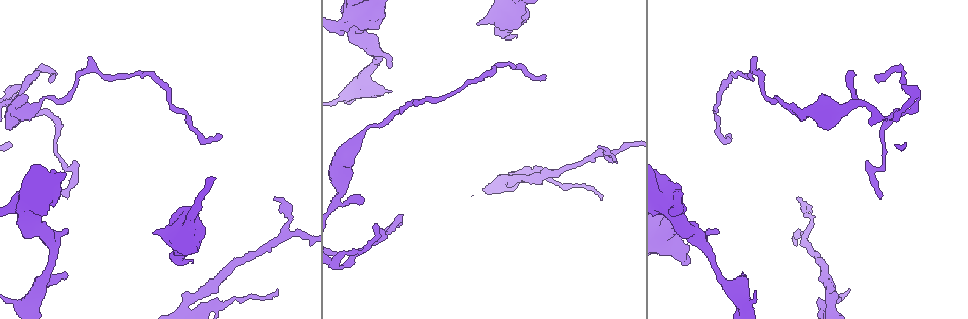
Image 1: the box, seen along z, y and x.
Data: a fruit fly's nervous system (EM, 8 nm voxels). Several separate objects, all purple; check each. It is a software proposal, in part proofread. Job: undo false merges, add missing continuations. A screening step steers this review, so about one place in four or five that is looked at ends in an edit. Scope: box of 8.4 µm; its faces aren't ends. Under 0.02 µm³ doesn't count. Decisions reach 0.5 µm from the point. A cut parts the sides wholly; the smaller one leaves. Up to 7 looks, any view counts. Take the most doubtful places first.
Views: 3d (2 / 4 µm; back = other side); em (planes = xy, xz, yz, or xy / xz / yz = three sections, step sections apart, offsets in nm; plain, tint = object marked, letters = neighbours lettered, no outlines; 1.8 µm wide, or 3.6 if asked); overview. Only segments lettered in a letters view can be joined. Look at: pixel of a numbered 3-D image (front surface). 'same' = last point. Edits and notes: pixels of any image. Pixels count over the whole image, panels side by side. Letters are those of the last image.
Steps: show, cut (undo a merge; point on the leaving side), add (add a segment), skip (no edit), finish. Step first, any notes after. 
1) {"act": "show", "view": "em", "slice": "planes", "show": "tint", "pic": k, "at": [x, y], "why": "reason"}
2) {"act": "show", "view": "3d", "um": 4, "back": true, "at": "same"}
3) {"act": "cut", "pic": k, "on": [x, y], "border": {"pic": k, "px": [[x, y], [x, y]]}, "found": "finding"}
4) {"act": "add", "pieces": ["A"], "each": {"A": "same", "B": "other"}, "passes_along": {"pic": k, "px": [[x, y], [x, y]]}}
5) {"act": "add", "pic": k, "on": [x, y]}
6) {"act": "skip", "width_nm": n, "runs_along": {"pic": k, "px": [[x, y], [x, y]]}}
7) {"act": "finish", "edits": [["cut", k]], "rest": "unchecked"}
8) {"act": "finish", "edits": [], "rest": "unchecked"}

{"act": "show", "view": "em", "slice": "yz", "step": 4, "show": "letters", "pic": 1, "at": [514, 37], "why": "branch stops here"}

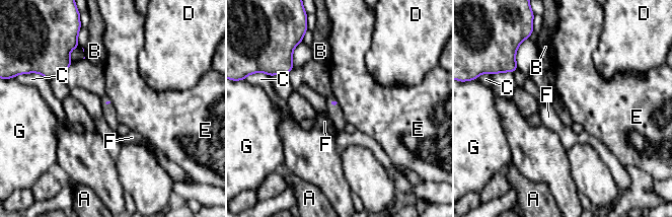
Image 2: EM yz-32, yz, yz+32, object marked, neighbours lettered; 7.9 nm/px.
{"act": "show", "view": "em", "slice": "planes", "show": "letters", "at": "same", "why": "cut it another way"}

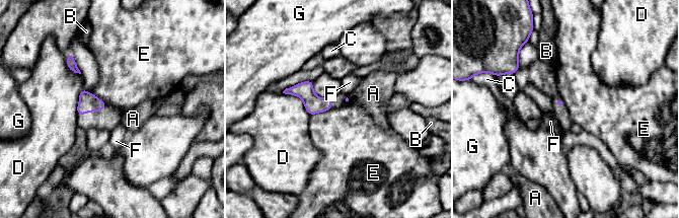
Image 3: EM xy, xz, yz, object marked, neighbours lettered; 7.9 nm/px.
{"act": "skip", "longest_contact_nm": ["D", 300], "each": {"A": "other", "B": "other", "C": "other", "D": "other", "E": "other", "F": "other", "G": "other"}, "border": {"pic": 3, "px": [[332, 107], [310, 116]]}, "found": "none of them fits"}

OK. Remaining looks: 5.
{"act": "show", "view": "em", "slice": "xz", "step": 16, "show": "tint", "pic": 1, "at": [836, 291], "why": "an open end"}

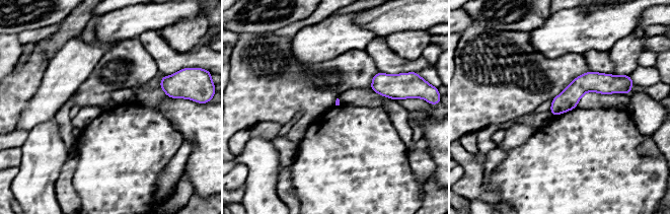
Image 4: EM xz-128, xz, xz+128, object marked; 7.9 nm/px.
{"act": "show", "view": "em", "slice": "planes", "show": "letters", "at": "same", "why": "cut it another way"}

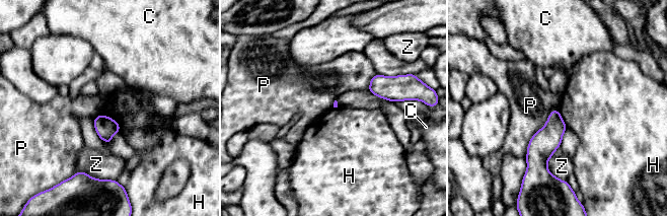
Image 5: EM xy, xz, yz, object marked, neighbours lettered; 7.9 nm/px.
{"act": "skip", "each": {"C": "other", "H": "other", "P": "other", "Z": "other"}, "border": {"pic": 5, "px": [[100, 114], [114, 119], [120, 131]]}, "found": "none of them fits"}

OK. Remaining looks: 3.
{"act": "show", "view": "em", "slice": "yz", "step": 4, "show": "letters", "pic": 1, "at": [880, 198], "why": "tapers out"}

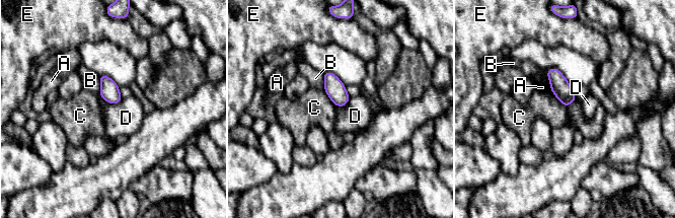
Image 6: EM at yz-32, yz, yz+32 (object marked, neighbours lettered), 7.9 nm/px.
{"act": "skip", "each": {"A": "other", "B": "other", "C": "other", "D": "other", "E": "other"}, "found": "none of them fits"}

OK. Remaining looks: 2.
{"act": "finish", "edits": [], "rest": "unchecked"}

